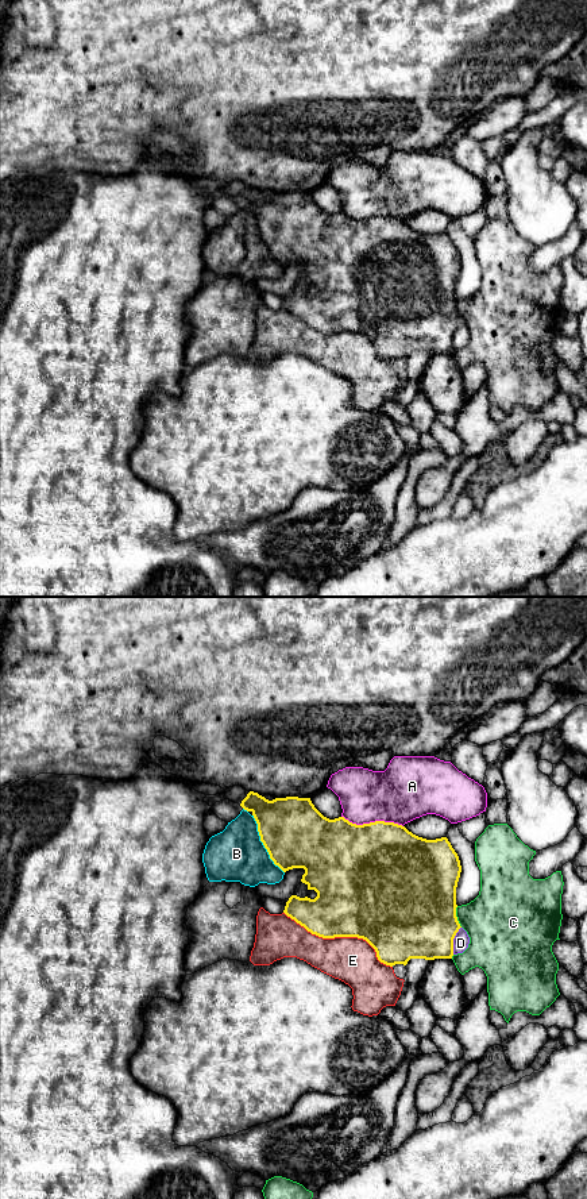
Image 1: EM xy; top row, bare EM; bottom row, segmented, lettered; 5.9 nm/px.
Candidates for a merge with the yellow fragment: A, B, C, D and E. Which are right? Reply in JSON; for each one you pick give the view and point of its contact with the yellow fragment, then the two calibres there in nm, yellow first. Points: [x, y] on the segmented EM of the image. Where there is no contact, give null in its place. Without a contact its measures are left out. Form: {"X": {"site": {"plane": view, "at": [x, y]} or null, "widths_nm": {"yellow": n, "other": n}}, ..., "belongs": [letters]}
{"belongs": []}

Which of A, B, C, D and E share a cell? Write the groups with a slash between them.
A / B / C / D / E

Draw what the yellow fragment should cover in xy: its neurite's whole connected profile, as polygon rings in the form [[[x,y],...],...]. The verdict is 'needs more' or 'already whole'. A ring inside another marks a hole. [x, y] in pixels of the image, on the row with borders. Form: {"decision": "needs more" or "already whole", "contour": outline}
{"decision": "already whole", "contour": [[[250,791],[240,806],[252,813],[260,841],[275,865],[283,872],[305,870],[301,882],[308,890],[314,890],[317,897],[310,899],[291,895],[283,913],[308,932],[323,938],[363,938],[375,949],[378,960],[390,967],[406,965],[410,959],[452,959],[453,938],[462,928],[456,917],[456,887],[462,865],[447,837],[426,840],[394,822],[356,825],[344,817],[329,820],[314,807],[310,798],[286,797],[269,801]]]}

